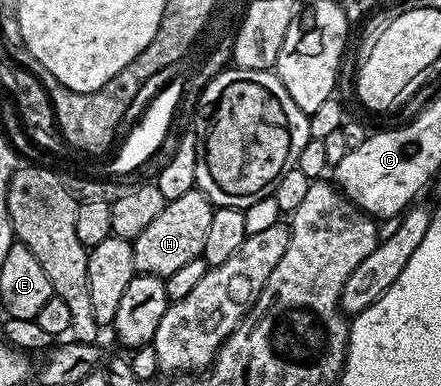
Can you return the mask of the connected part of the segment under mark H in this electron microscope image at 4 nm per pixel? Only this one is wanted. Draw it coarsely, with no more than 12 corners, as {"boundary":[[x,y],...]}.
{"boundary":[[196,186],[132,240],[134,269],[164,278],[202,259],[214,207]]}

